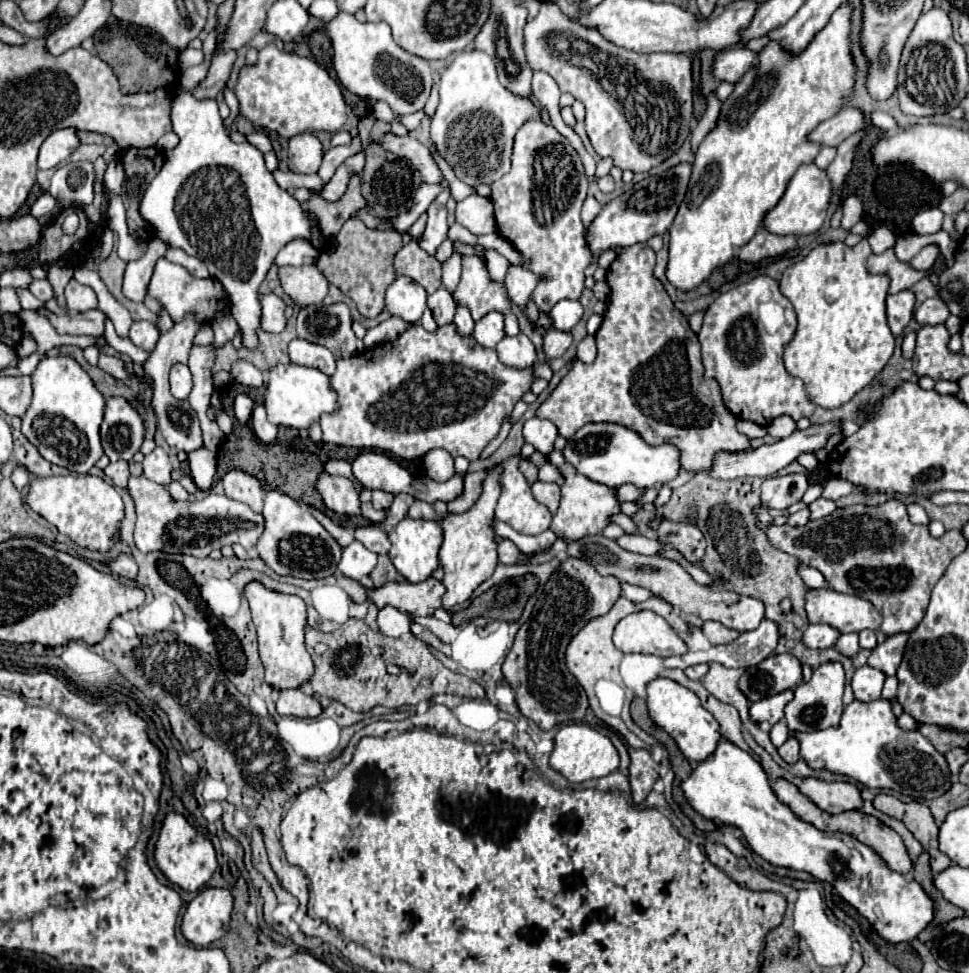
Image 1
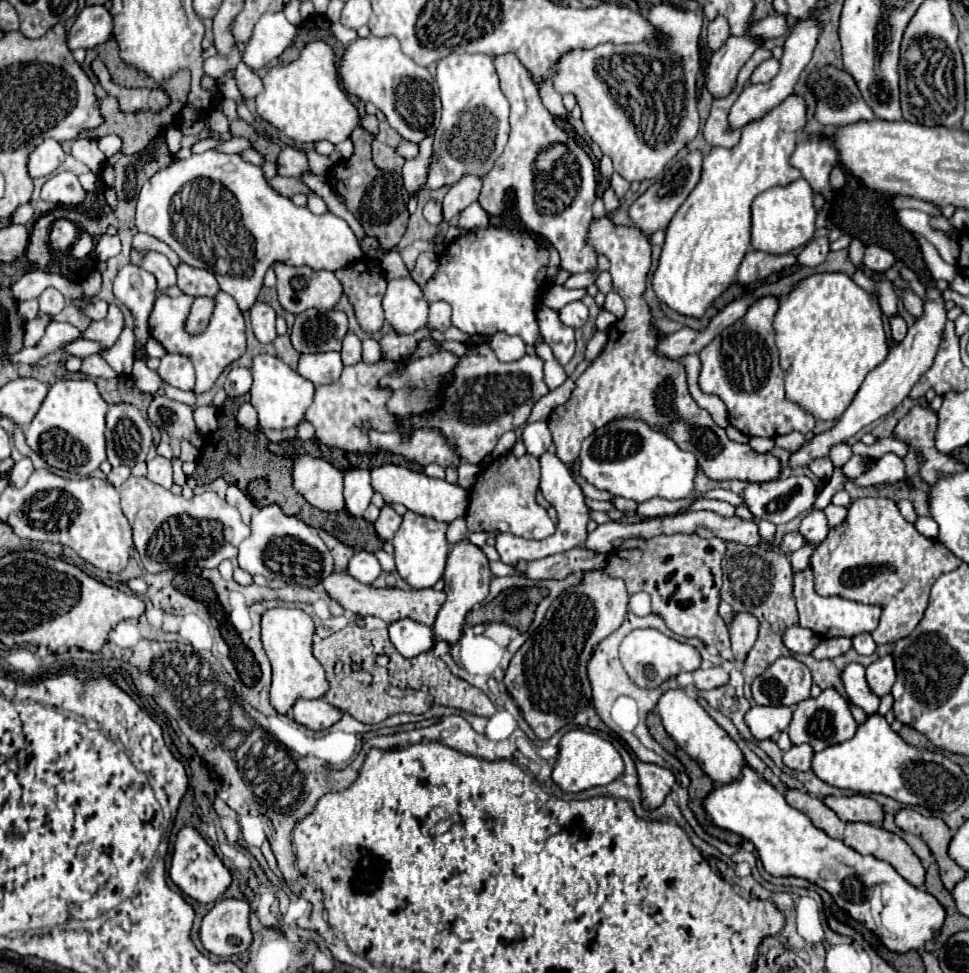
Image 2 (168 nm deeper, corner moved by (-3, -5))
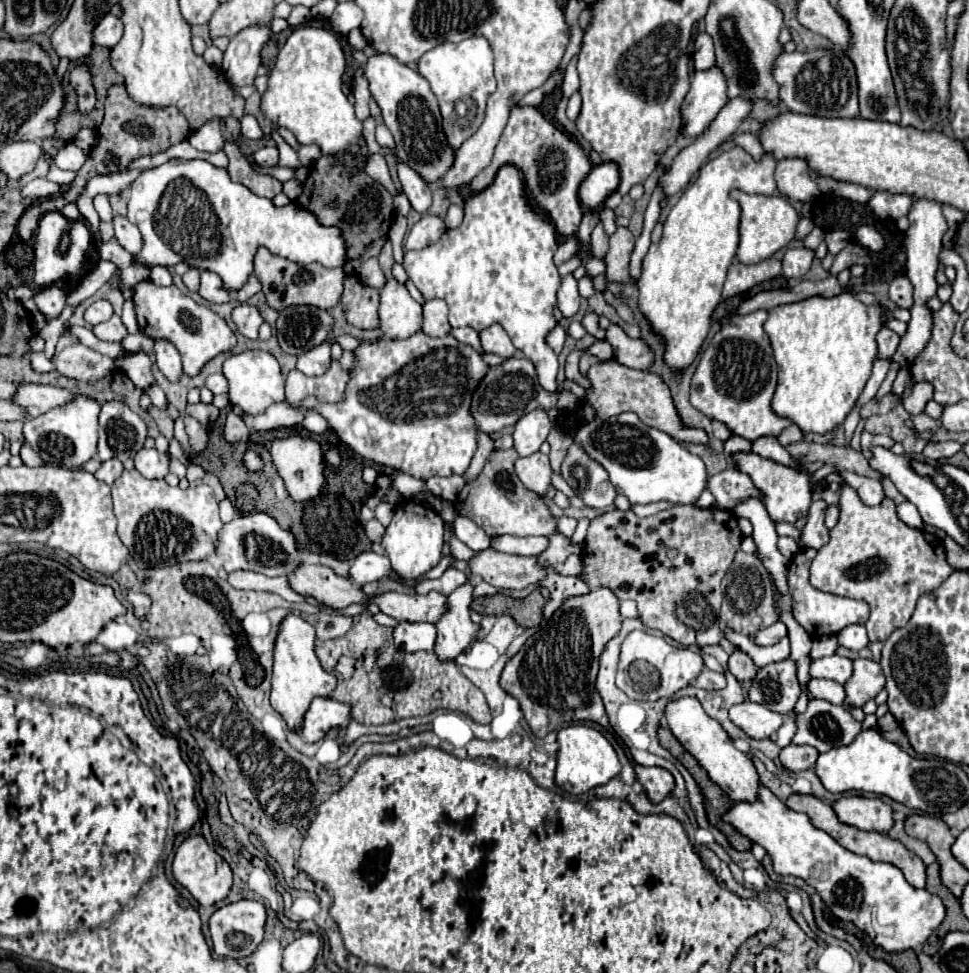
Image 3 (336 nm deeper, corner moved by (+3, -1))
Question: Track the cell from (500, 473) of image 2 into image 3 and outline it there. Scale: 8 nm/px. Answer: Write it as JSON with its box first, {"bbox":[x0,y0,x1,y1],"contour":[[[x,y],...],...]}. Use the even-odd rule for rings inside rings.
{"bbox":[454,449,556,537],"contour":[[[514,449],[494,451],[486,461],[484,471],[474,481],[466,483],[466,487],[458,495],[456,507],[454,507],[456,515],[472,519],[476,525],[486,529],[486,533],[490,537],[502,535],[502,533],[510,533],[516,537],[552,535],[556,531],[556,519],[546,509],[546,505],[542,503],[542,497],[528,491],[516,479],[516,473],[514,473],[514,461],[516,459],[518,459],[518,453]],[[464,493],[466,493],[466,499],[464,499]],[[506,497],[510,501],[506,501]]]}

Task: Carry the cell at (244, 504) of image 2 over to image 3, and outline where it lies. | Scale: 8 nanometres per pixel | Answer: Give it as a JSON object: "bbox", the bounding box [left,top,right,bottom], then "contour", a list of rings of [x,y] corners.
{"bbox":[220,497,238,523],"contour":[[[228,497],[222,499],[222,501],[220,501],[220,517],[222,517],[222,521],[228,523],[228,521],[232,521],[236,515],[238,515],[238,511],[236,511],[236,507],[232,505],[232,501],[230,501]]]}

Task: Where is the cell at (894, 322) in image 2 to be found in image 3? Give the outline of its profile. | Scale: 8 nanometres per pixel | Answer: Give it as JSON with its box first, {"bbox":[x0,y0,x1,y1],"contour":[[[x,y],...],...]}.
{"bbox":[876,327,900,359],"contour":[[[882,327],[882,329],[880,329],[880,333],[878,333],[878,337],[876,337],[876,341],[878,341],[878,355],[880,355],[880,357],[890,359],[890,357],[894,355],[896,347],[898,347],[900,337],[898,337],[892,329]]]}

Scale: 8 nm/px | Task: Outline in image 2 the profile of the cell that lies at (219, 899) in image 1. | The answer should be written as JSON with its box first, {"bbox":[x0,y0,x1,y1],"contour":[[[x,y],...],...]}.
{"bbox":[200,901,252,957],"contour":[[[218,901],[202,919],[200,939],[204,947],[218,957],[232,957],[248,951],[252,945],[248,901]]]}

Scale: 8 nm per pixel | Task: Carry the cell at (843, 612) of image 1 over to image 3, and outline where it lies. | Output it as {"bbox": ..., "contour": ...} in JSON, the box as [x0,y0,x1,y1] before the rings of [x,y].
{"bbox":[788,549,870,639],"contour":[[[802,549],[790,561],[788,583],[790,583],[790,591],[792,591],[792,601],[794,601],[794,619],[808,631],[808,635],[812,639],[818,639],[824,635],[836,635],[846,625],[852,625],[852,623],[866,623],[868,615],[870,615],[870,607],[866,601],[838,597],[832,593],[822,593],[808,583],[808,569],[810,569],[810,563],[814,557],[816,557],[814,549]]]}

